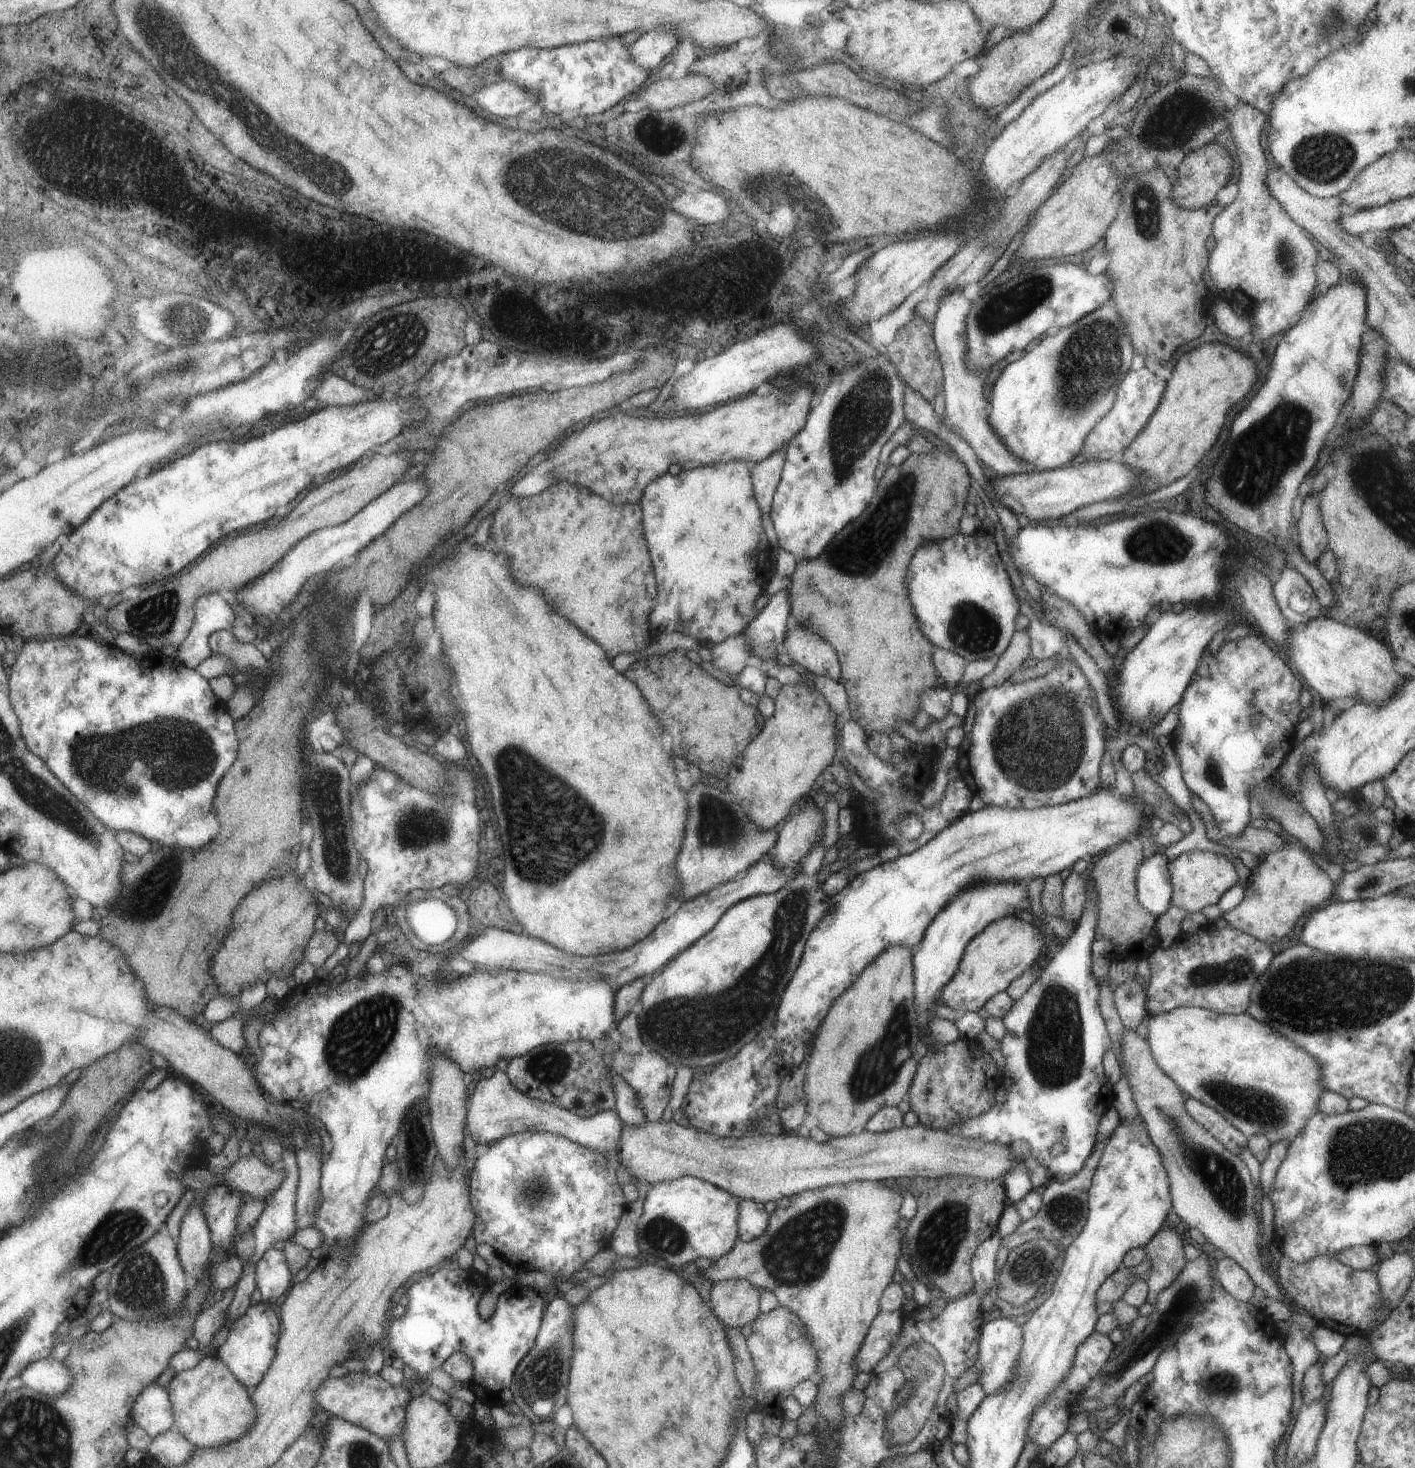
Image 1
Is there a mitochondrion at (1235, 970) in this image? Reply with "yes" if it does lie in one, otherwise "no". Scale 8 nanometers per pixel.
yes

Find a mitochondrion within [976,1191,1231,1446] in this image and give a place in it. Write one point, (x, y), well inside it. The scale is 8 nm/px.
(1170, 1323)

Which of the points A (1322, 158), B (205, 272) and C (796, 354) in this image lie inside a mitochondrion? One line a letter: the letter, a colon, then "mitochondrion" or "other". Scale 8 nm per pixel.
A: mitochondrion
B: other
C: other

